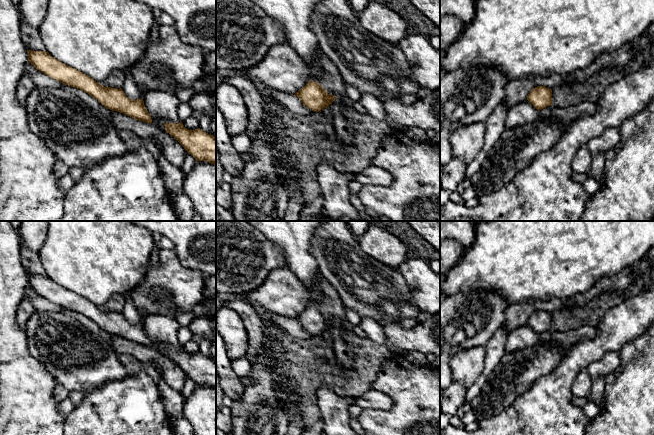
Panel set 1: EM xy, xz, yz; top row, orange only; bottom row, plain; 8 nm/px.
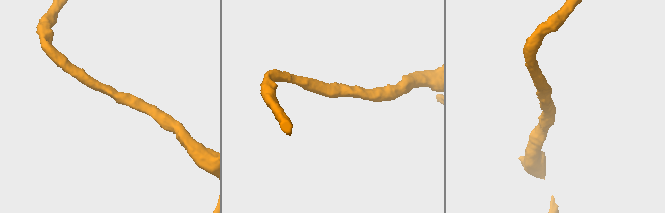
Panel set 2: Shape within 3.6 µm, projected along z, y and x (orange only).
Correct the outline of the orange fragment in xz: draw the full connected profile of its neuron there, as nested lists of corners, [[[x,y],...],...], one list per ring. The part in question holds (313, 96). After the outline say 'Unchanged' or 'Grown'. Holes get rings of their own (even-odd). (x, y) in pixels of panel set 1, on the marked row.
[[[309,81],[304,87],[294,94],[303,103],[304,106],[314,112],[319,112],[329,105],[337,98],[327,91],[315,81]]]. Unchanged

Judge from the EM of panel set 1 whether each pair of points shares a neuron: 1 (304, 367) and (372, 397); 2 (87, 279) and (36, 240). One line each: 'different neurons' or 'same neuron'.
1: different neurons
2: different neurons

